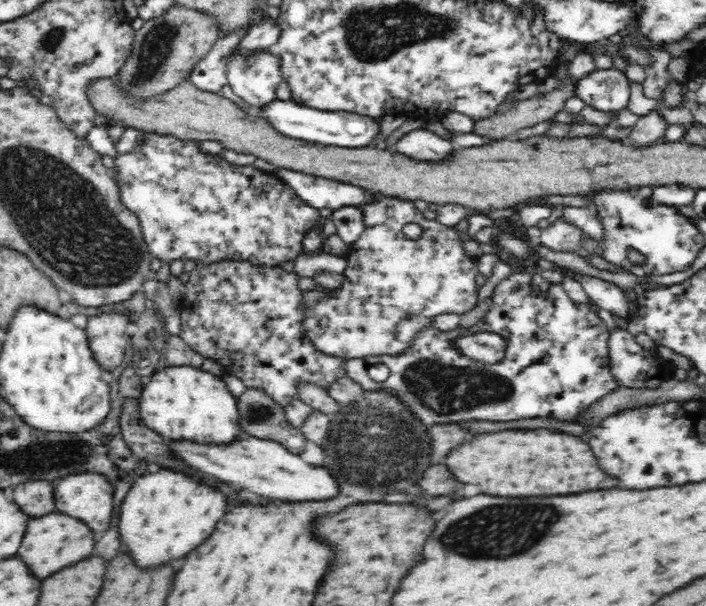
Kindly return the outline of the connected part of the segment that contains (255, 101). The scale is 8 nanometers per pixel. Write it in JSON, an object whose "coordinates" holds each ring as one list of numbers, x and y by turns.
{"coordinates":[[274,49,251,55,233,52,227,58,226,76,233,92,260,110,277,100,277,88,284,82]]}

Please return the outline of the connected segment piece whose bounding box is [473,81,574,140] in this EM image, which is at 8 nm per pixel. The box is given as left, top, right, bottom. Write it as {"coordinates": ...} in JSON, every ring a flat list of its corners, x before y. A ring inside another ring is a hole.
{"coordinates":[[568,81,552,92,539,92,533,97,514,102,516,106,504,114,494,112,490,117,473,119,473,133,494,140,509,138,521,128,554,119,555,115,563,110,566,101,573,97,574,81]]}

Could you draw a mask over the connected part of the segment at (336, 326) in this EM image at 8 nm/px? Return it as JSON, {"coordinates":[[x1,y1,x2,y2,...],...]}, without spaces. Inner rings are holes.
{"coordinates":[[371,193,364,199,363,202,357,204,358,209,362,211,362,218,366,228,362,231,362,234,358,237,356,242,353,242,349,246,349,251,346,253,347,267,342,274,344,281,339,289,332,290,332,292,323,292,311,290,305,294,305,302,312,309,308,310,308,317,305,318,305,333,313,339,313,343,317,346,318,350,330,355,337,355,340,358,353,359,364,358,367,356,380,356,398,354,399,351,406,350,407,342,410,342,410,338,414,338,416,330,419,330,423,325,431,326,433,317,443,313,455,313,462,315,475,308,477,302,477,293,479,289,476,286,476,275,479,274,477,269,477,261,474,258,469,258,464,252,462,247,462,239,458,236,458,230,454,230,454,227,444,226,436,219,428,220,424,218,422,212,414,206,412,201,400,199,396,196,389,196,379,193],[406,224,419,224,422,227,422,234,417,240,411,240,404,235,402,228]]}

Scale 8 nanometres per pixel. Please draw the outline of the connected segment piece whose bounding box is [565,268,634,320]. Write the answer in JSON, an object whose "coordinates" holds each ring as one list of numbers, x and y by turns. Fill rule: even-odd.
{"coordinates":[[570,268,565,270,576,276,576,280,582,284,584,292,596,306,627,320,633,311,634,299,625,297,623,290,616,284,602,280,602,278,573,272]]}

